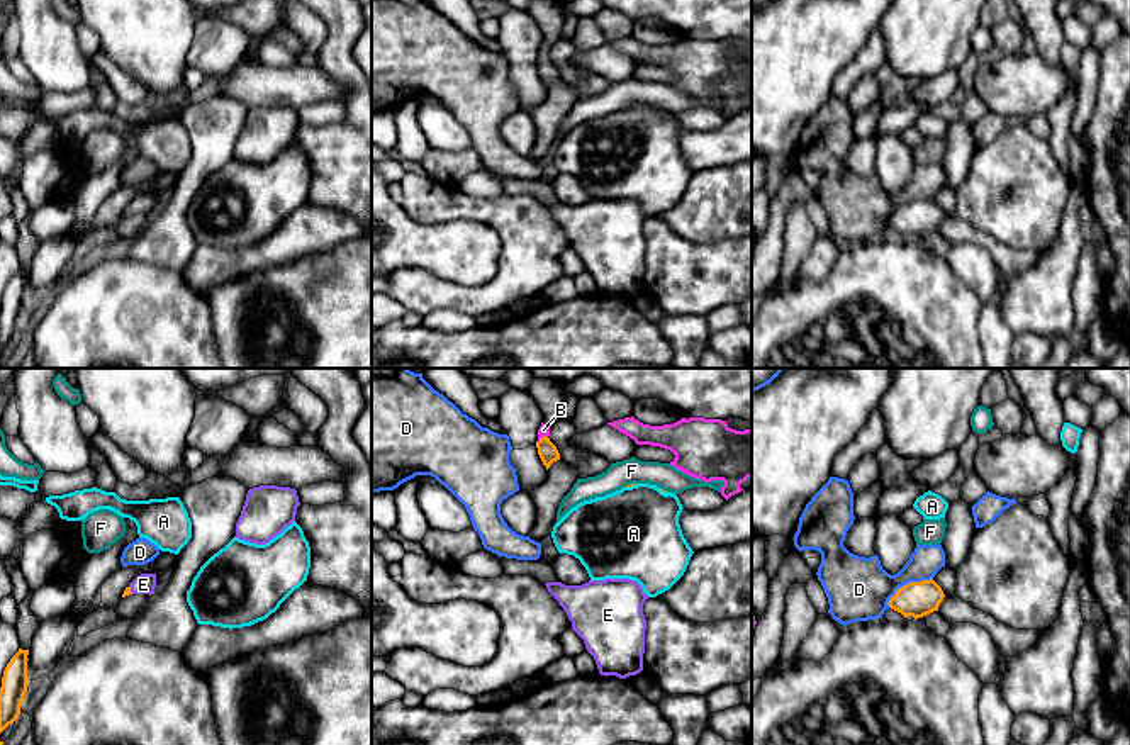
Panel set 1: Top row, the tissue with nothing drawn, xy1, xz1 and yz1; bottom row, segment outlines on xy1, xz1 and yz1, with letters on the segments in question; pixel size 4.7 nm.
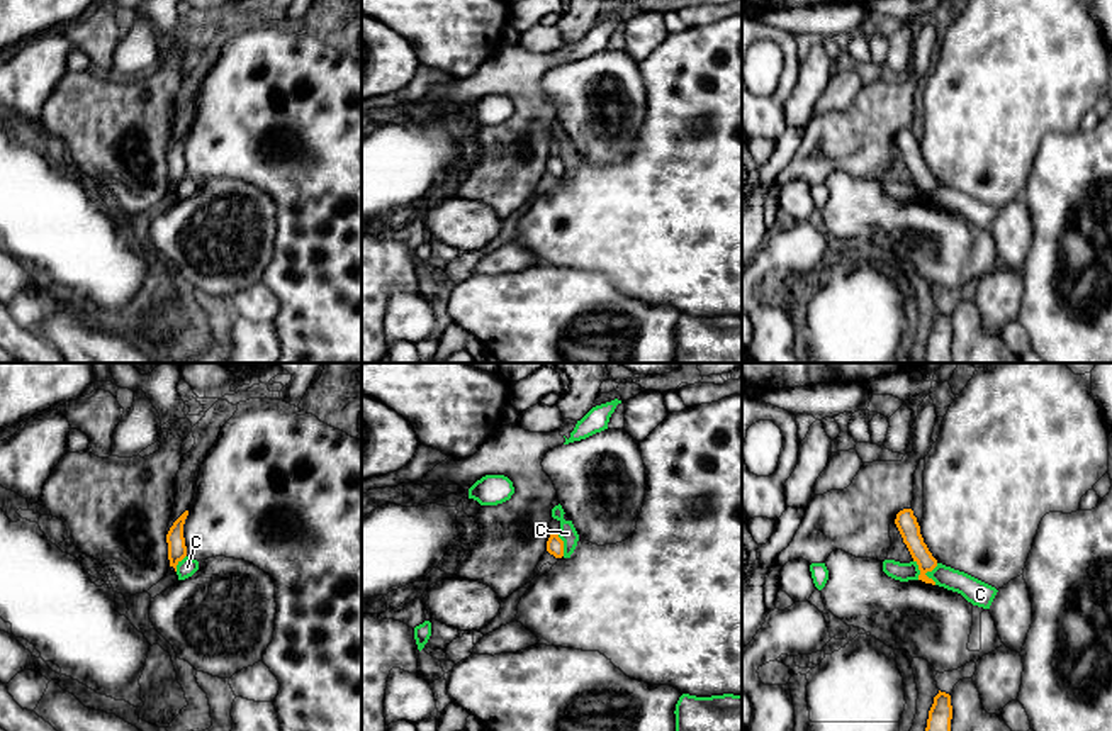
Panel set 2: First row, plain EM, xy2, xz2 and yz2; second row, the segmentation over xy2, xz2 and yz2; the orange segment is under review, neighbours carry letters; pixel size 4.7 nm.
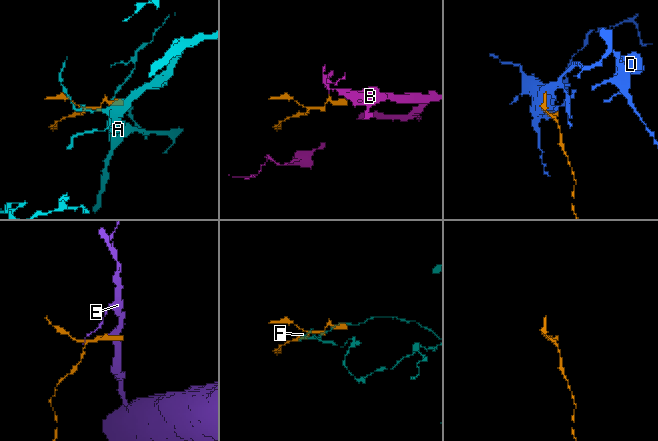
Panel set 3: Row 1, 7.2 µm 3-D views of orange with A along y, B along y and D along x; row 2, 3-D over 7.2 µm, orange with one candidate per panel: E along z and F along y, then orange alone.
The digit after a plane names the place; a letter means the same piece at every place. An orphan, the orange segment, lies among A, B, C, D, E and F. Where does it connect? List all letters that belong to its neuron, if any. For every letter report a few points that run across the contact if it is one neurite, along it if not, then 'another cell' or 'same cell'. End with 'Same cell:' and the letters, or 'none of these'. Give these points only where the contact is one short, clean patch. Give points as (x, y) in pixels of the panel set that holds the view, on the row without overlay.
A: another cell
B: another cell
C: line yz2 (937, 184), (926, 194), (934, 204); another cell
D: another cell
E: line xy1 (128, 209), (129, 209), (143, 204); same cell
F: another cell
Same cell: E

